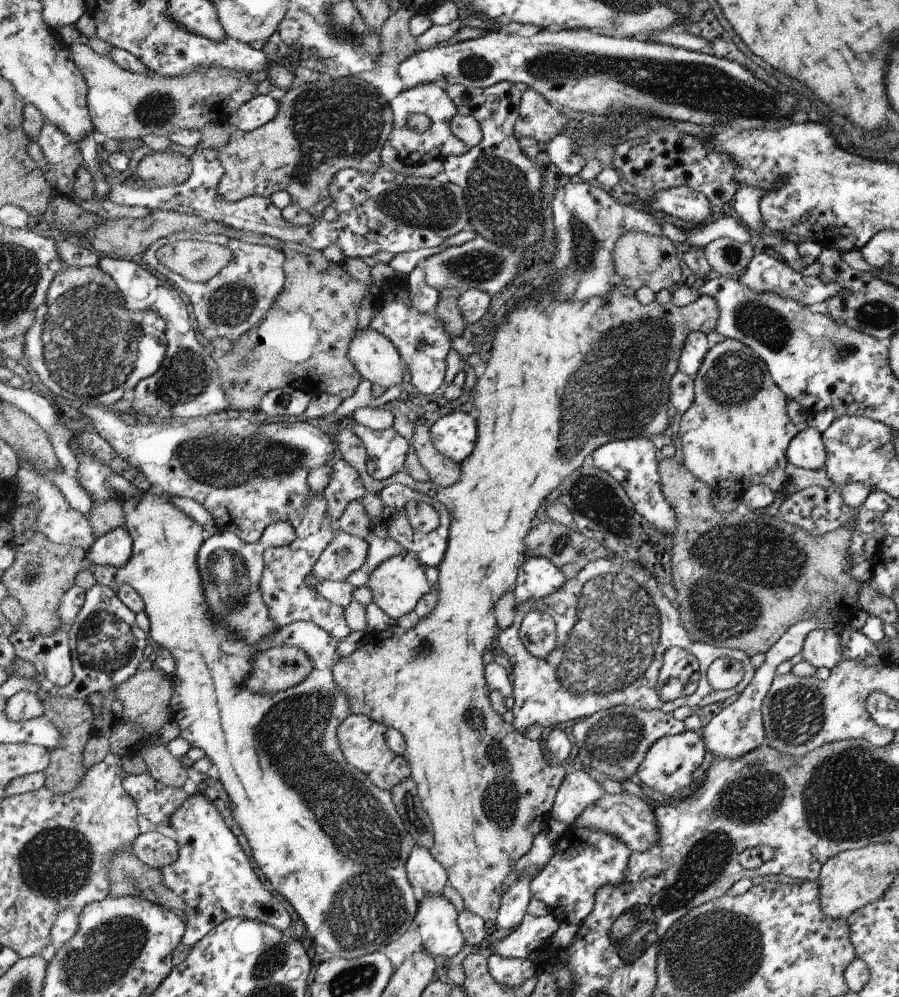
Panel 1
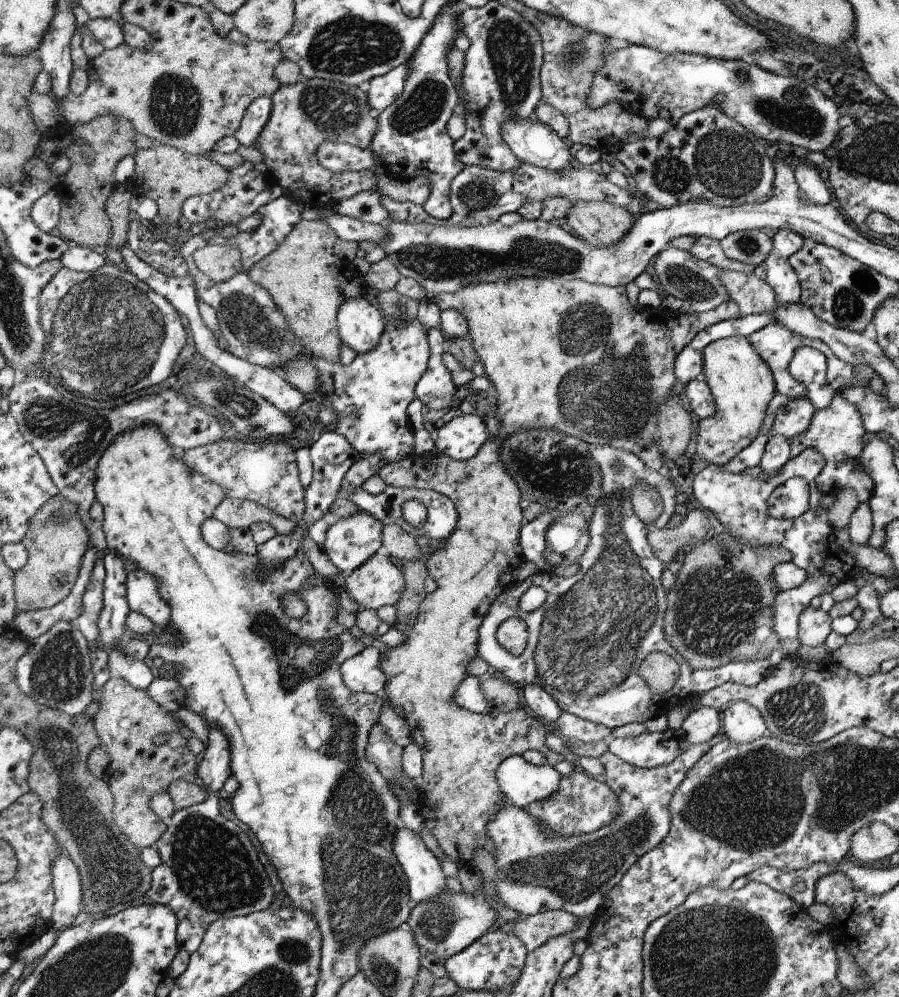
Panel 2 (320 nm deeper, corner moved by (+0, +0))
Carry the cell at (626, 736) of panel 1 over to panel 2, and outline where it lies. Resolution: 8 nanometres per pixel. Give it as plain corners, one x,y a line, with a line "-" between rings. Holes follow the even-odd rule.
562,711
557,718
558,732
564,737
566,742
582,740
582,742
591,742
593,740
603,740
612,731
607,726
584,720
568,711

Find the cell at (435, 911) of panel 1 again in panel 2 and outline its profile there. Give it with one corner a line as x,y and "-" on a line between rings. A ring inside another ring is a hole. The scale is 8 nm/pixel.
404,827
395,832
394,853
411,886
412,904
433,899
446,889
446,875
441,862
430,851
418,833

